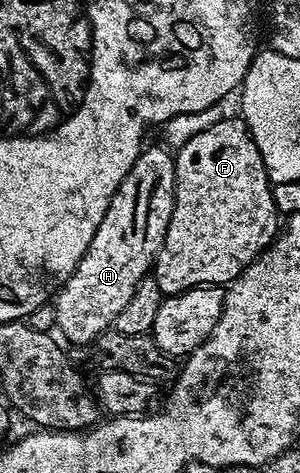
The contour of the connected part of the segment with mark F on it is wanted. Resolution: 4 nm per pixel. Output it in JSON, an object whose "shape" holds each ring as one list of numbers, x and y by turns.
{"shape":[[243,118,223,119,218,122,218,125,210,125,210,129,202,129,202,133,198,133,198,137,186,141,186,145,178,148,174,158,176,161,176,204,172,210,170,225,166,229,164,244,154,264,154,278,158,281,158,289,162,289,165,297,189,291,192,287,210,287,231,283,270,246,278,234,278,212,272,196,273,183,268,179,266,165,262,165,262,153,258,153,258,145,254,145,254,137,250,133,250,129,245,125]]}

